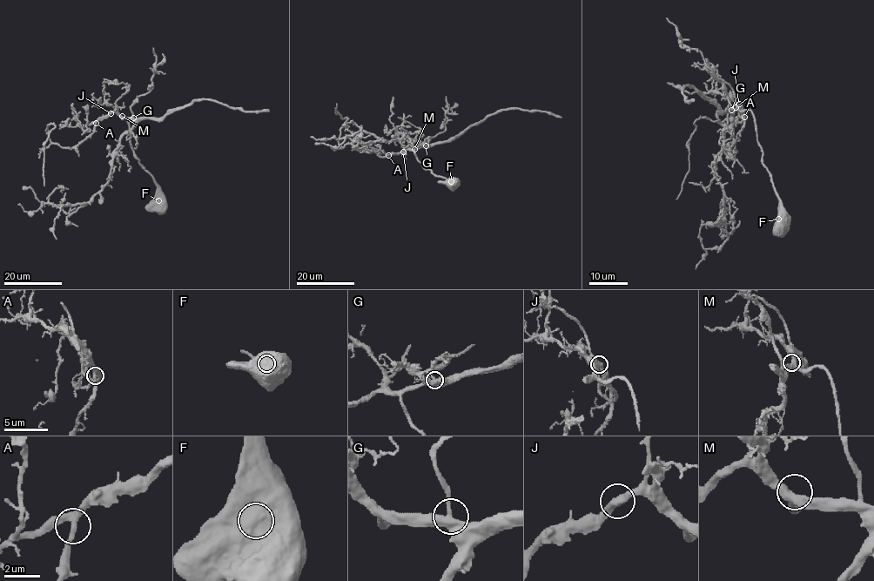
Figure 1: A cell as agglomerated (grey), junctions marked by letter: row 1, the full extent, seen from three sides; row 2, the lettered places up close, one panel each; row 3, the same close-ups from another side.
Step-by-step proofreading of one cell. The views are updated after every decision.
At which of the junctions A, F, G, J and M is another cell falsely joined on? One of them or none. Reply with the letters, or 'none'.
none

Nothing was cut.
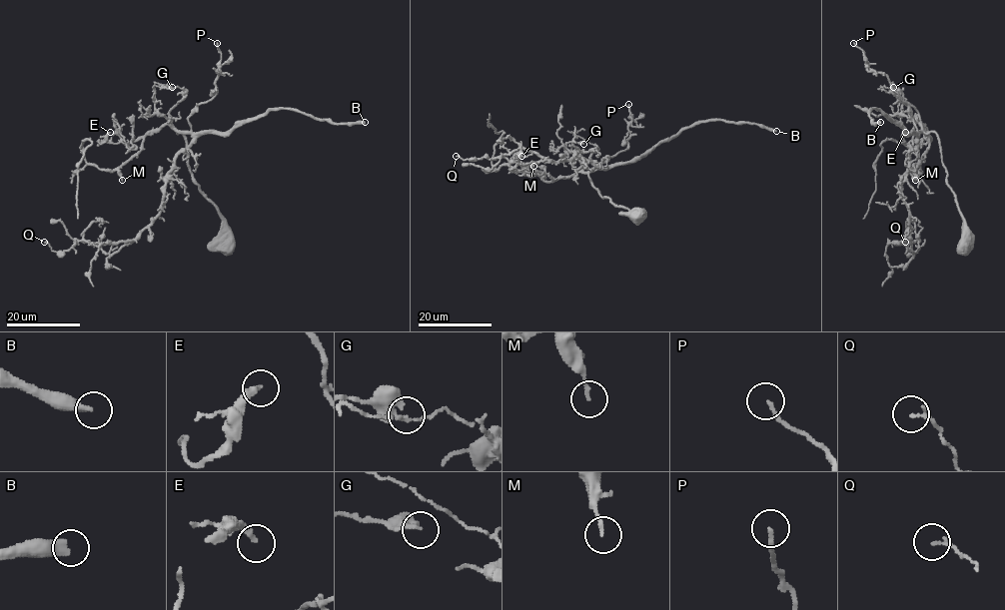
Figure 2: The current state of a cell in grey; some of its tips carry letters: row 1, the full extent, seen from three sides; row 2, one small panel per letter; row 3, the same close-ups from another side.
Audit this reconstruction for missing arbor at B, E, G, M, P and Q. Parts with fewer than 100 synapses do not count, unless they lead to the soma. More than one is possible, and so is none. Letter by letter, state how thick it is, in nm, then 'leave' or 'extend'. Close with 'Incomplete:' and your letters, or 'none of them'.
B: calibre 400 nm; extend
E: calibre 240 nm; leave
G: calibre 240 nm; leave
M: calibre 140 nm; leave
P: calibre 160 nm; leave
Q: calibre 130 nm; leave
Incomplete: B

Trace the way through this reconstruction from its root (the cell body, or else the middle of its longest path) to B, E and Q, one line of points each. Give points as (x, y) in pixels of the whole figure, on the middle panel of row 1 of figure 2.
B: (636, 216), (602, 198), (592, 186), (588, 174), (632, 162), (682, 130), (701, 122), (754, 123), (776, 131)
E: (636, 216), (602, 198), (587, 174), (544, 182), (534, 174), (511, 172), (510, 159), (521, 156)
Q: (636, 216), (599, 194), (588, 174), (603, 168), (575, 151), (556, 161), (522, 149), (492, 159), (456, 156)

